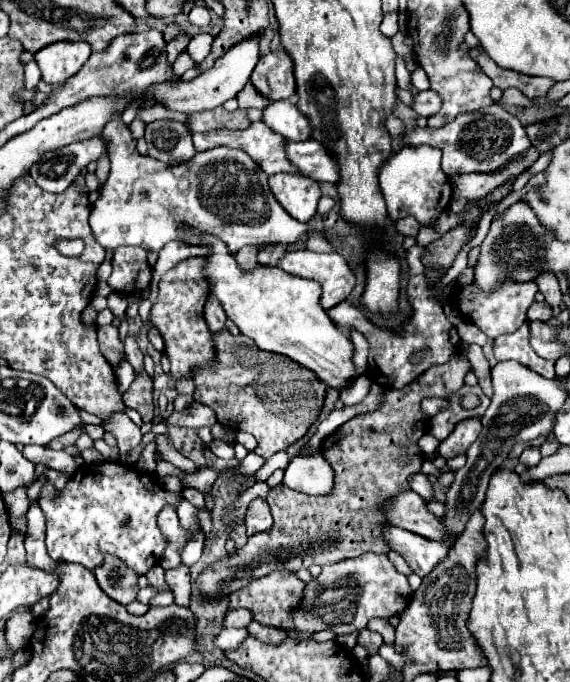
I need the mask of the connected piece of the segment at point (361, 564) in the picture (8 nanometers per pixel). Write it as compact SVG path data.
M366 552L358 558L324 566L318 580L306 586L304 600L294 610L294 624L298 630L306 632L332 628L336 634L350 634L366 628L370 618L390 618L404 612L412 596L414 590L408 578L396 570L386 554Z

